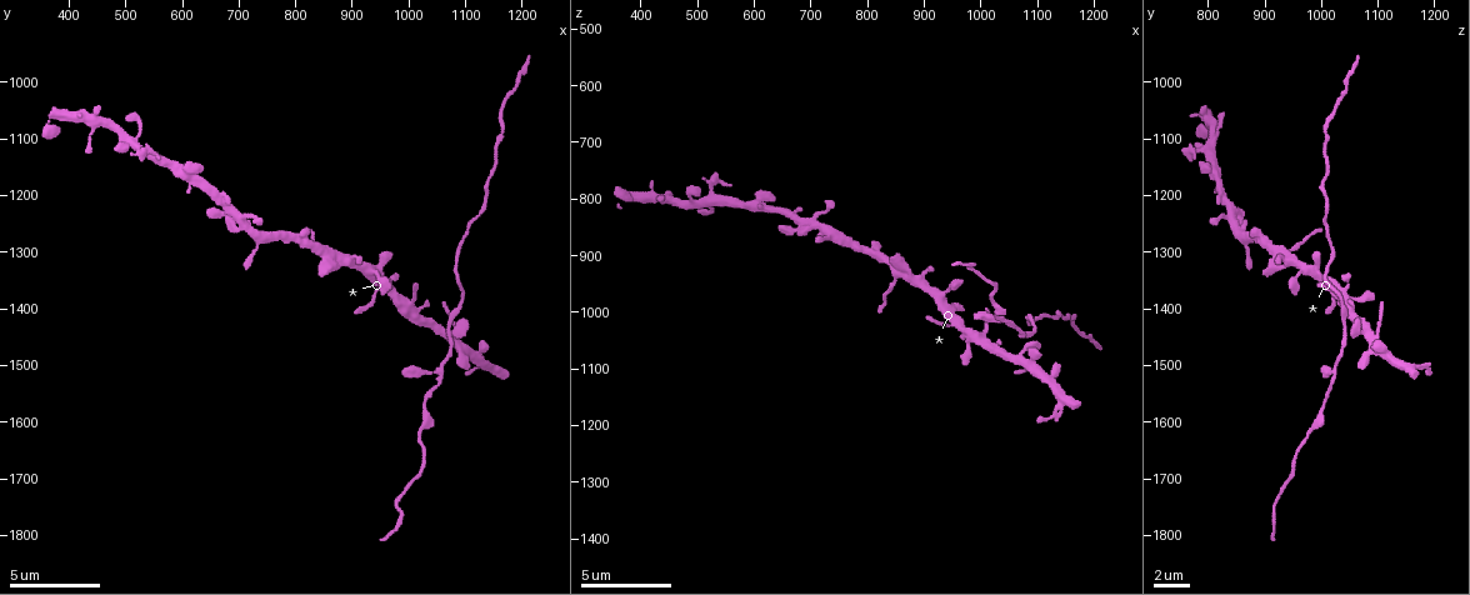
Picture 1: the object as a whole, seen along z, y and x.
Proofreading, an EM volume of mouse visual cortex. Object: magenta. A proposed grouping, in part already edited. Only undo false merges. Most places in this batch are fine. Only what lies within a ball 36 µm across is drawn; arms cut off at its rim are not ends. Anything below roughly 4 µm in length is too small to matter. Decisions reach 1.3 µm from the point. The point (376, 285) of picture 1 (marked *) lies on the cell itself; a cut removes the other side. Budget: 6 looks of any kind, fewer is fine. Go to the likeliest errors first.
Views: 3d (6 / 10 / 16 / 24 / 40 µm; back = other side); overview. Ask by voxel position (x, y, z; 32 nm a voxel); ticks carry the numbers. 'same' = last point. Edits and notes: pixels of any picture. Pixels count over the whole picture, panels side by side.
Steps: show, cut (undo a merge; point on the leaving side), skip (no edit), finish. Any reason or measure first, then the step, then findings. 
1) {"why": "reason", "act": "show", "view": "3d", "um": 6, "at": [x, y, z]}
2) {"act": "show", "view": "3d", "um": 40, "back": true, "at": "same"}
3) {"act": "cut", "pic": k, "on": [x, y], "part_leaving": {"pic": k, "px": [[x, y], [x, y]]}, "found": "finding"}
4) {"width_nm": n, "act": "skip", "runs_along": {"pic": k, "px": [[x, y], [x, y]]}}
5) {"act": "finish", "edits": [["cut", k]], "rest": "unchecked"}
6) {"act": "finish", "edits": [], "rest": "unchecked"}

{"why": "branch point", "act": "show", "view": "3d", "um": 10, "at": [1070, 1445, 1040]}

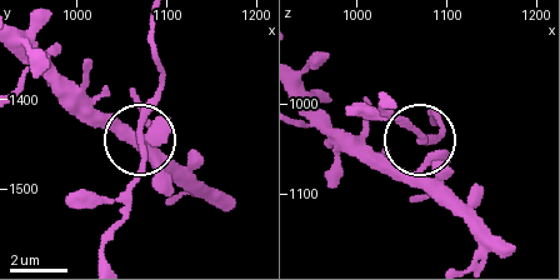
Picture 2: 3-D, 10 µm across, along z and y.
{"why": "from behind", "act": "show", "view": "3d", "um": 10, "back": true, "at": [1070, 1435, 1040]}

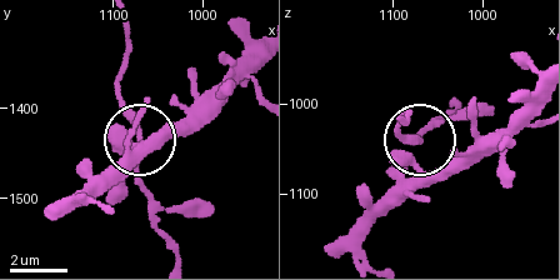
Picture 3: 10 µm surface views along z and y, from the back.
{"side_arm_um": 14, "act": "skip", "found": "continuous, no second cell"}

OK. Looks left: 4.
{"why": "thick turns thin", "act": "show", "view": "3d", "um": 6, "at": [1030, 1565, 1010]}

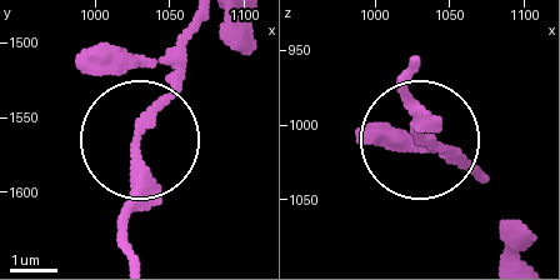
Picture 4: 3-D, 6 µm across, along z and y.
{"act": "show", "view": "3d", "um": 6, "back": true, "at": "same"}

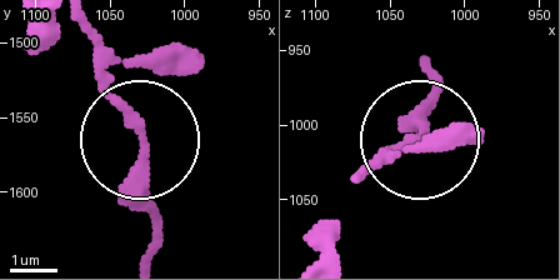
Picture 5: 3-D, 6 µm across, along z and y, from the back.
{"act": "skip", "runs_along": {"pic": 5, "px": [[84, 21], [140, 153], [151, 245]]}, "found": "one cell here"}

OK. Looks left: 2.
{"act": "show", "view": "3d", "um": 16, "at": [670, 1205, 830]}

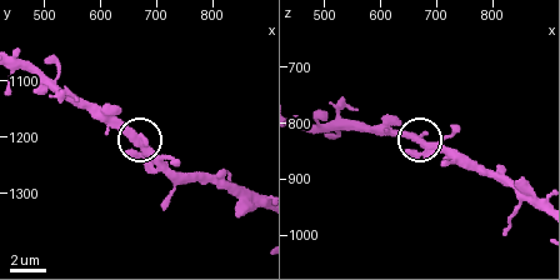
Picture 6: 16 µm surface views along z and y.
{"act": "skip", "found": "continuous, no second cell"}

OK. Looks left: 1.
{"act": "finish", "edits": [], "rest": "unchecked"}

